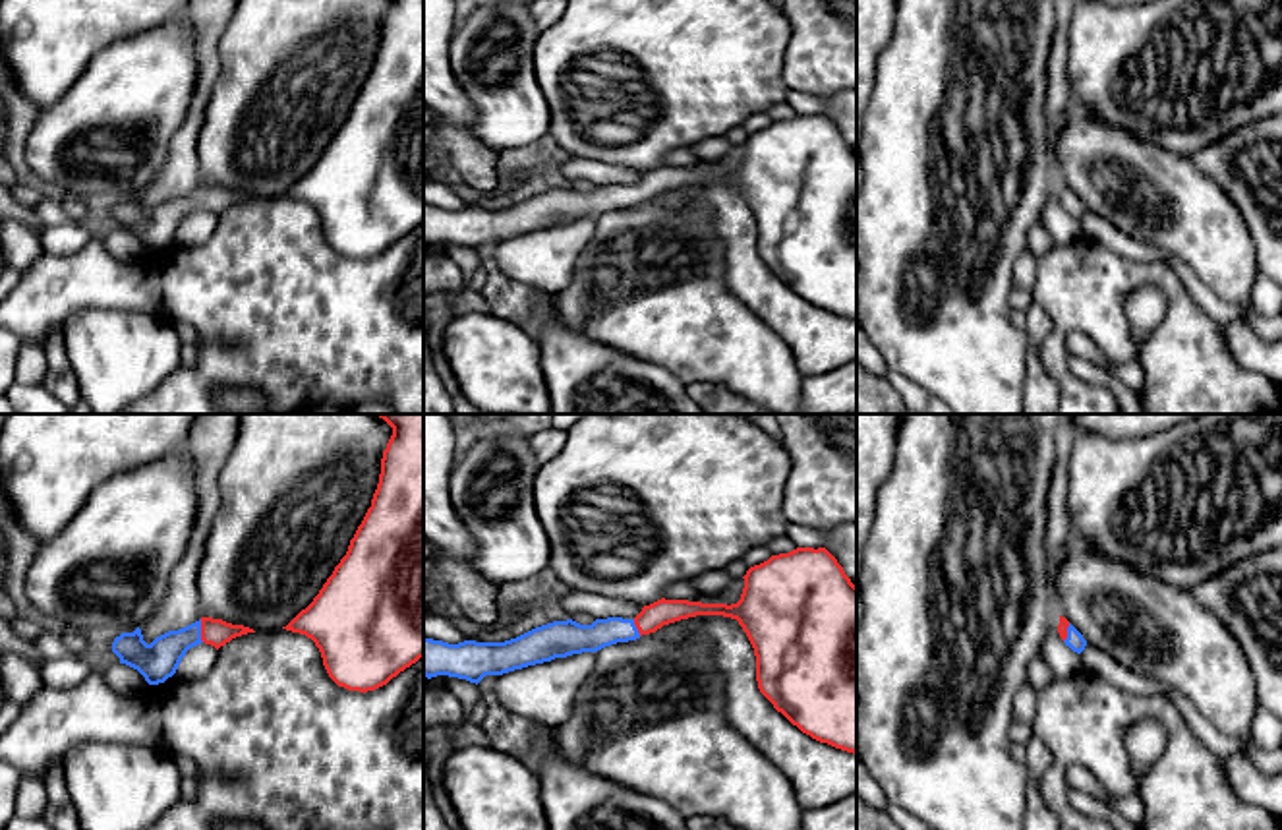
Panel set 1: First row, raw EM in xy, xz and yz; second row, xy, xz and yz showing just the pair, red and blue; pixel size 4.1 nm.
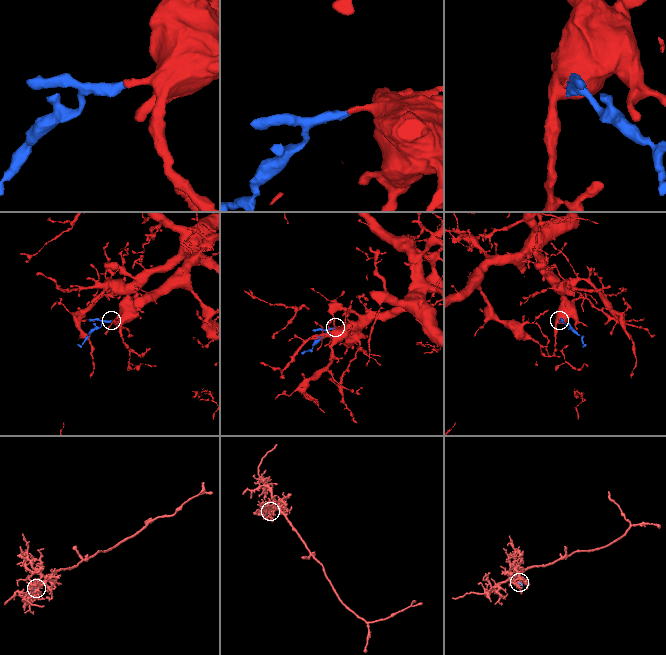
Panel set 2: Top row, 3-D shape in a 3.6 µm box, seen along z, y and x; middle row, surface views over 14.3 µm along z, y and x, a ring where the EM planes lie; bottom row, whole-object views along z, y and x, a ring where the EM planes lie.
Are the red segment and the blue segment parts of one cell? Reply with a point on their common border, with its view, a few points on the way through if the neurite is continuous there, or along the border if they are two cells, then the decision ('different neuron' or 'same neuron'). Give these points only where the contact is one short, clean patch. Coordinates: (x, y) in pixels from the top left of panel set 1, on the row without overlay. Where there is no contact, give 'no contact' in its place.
meets red in xy at (202, 198); runs through xy (217, 200), (202, 198), (176, 209), (159, 227); same neuron

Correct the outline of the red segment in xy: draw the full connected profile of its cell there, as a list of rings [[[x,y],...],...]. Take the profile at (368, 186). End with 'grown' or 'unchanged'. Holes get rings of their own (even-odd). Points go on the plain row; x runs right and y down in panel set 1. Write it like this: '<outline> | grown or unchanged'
[[[423,0],[391,2],[387,15],[383,17],[379,50],[373,60],[371,74],[367,75],[362,91],[358,93],[354,104],[350,106],[346,122],[335,133],[333,141],[327,145],[327,149],[313,164],[313,168],[282,195],[311,205],[321,219],[323,232],[329,244],[338,253],[344,253],[348,257],[360,257],[360,259],[375,257],[387,252],[400,238],[416,230],[420,224],[423,224]]] | unchanged

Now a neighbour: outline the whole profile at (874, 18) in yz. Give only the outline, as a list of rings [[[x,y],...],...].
[[[857,0],[857,151],[876,81],[878,56],[895,29],[897,0]]]

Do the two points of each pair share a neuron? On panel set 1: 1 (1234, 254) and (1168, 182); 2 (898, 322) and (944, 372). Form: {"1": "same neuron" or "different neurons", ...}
{"1": "same neuron", "2": "same neuron"}

